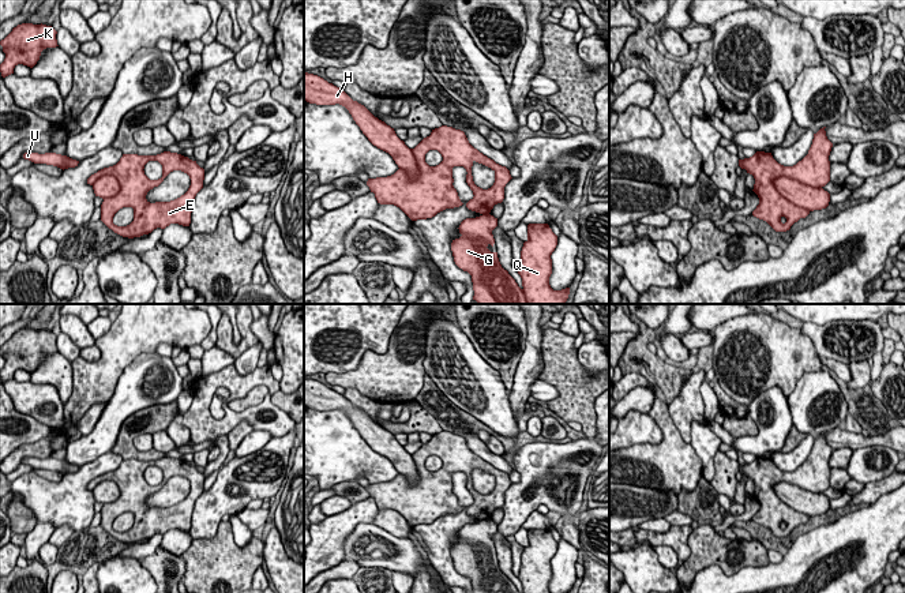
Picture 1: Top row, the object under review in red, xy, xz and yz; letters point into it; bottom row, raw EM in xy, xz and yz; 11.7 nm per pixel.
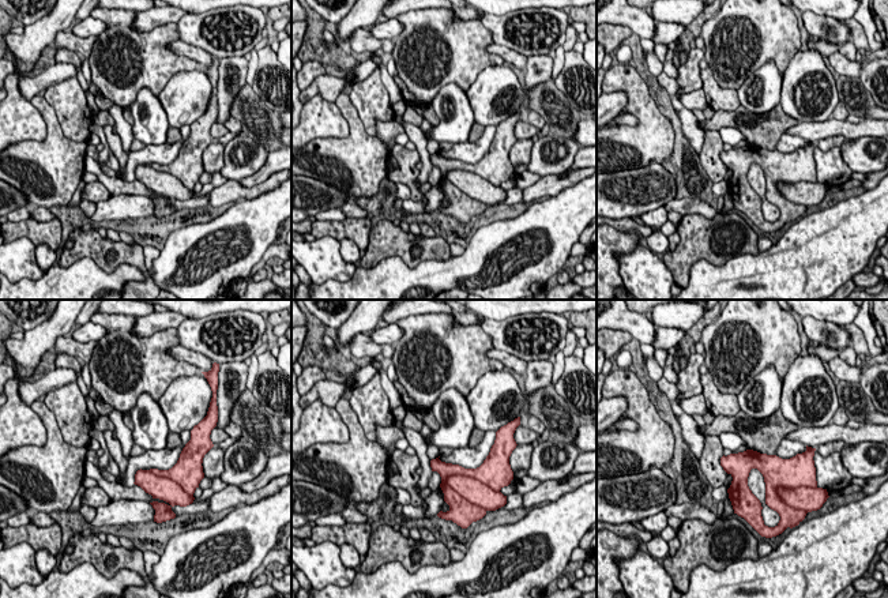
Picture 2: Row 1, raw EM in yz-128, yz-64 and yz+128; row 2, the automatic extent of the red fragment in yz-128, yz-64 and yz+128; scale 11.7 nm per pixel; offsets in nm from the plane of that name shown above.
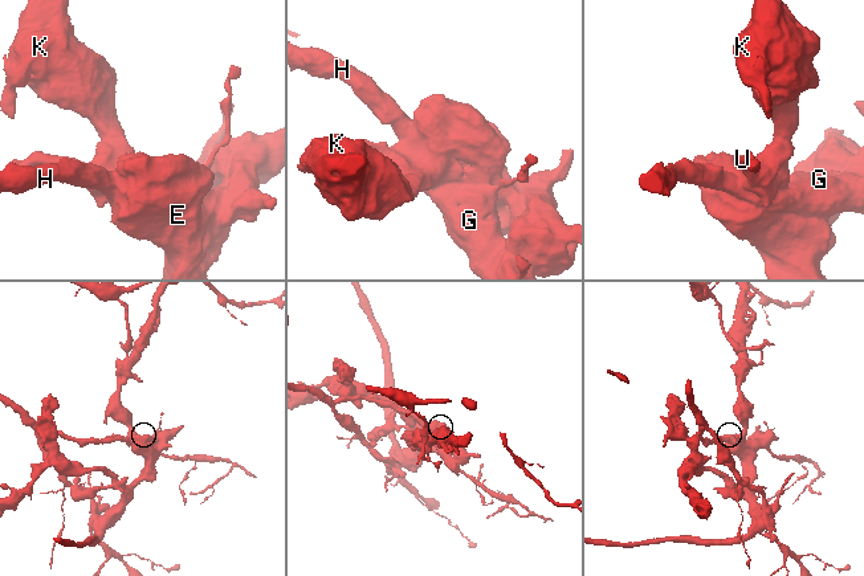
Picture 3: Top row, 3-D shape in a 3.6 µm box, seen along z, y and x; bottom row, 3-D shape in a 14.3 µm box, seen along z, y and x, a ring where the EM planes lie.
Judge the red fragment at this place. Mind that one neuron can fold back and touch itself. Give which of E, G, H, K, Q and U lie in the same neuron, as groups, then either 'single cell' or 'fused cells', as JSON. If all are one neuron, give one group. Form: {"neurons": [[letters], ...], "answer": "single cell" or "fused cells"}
{"neurons": [["E", "K", "Q", "U"], ["G", "H"]], "answer": "fused cells"}

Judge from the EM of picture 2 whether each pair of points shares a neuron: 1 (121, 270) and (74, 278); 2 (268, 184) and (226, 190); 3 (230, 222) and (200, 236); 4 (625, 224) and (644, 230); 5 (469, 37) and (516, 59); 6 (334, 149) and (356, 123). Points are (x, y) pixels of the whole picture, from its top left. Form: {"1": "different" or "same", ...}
{"1": "same", "2": "same", "3": "same", "4": "same", "5": "different", "6": "same"}

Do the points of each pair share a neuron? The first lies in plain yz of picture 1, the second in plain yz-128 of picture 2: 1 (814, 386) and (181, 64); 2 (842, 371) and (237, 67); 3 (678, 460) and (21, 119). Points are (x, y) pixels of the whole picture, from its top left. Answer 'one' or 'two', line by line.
1: two
2: two
3: two

